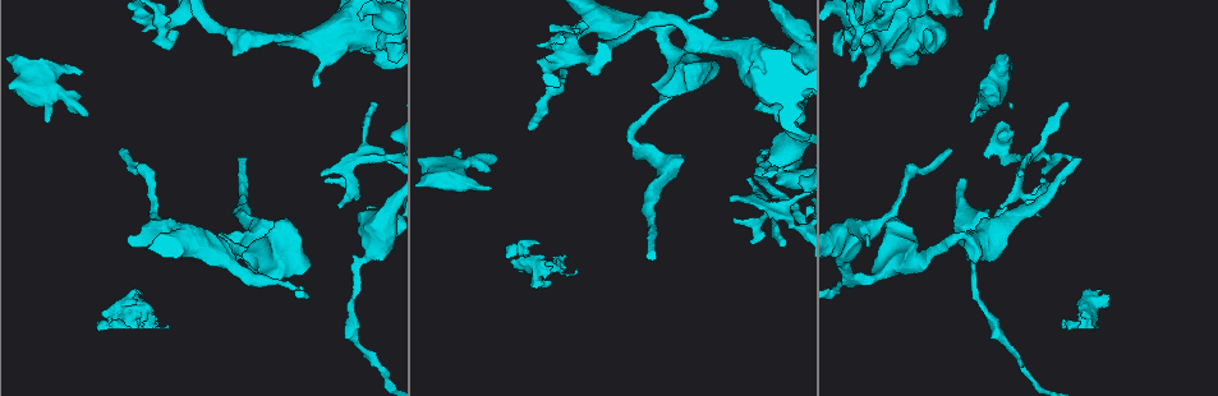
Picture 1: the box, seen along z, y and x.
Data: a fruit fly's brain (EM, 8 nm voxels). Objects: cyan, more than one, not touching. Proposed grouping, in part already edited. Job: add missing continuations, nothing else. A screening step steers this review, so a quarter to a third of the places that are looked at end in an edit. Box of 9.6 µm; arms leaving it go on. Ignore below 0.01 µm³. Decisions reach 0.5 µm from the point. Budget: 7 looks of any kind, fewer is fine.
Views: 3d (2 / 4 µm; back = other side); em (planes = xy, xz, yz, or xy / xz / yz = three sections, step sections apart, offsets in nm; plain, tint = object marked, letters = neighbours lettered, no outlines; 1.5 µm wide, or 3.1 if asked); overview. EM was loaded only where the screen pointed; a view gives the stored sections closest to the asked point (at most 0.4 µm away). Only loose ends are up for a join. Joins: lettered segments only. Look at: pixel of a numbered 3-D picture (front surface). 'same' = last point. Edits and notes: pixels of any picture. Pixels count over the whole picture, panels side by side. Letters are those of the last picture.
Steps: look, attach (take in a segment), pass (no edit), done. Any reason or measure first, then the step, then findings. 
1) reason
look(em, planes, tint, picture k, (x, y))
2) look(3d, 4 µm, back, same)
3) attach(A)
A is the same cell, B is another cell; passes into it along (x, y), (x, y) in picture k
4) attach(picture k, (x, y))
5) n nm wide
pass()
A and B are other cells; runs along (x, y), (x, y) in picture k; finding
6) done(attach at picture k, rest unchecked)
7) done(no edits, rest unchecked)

look(3d, 4 µm, picture 1, (847, 30))

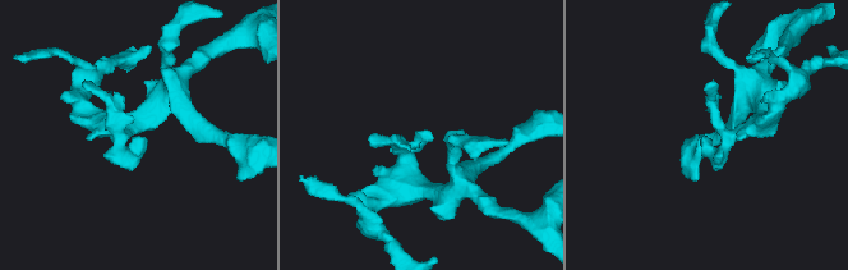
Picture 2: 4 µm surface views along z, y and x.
arms of 190, 300 nm; shape alone is not enough
look(em, xy, step 8, tint, picture 2, (431, 139))

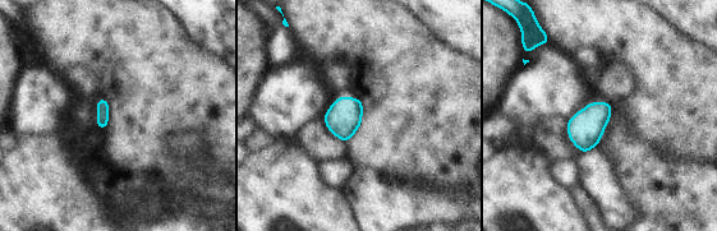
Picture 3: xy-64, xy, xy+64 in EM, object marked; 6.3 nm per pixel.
look(em, planes, letters, same)

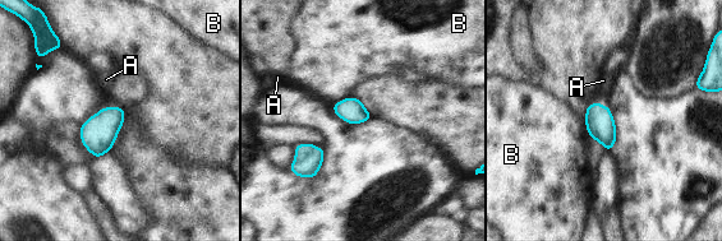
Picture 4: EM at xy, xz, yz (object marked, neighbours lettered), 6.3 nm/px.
pass()
A and B are other cells; no lettered segment goes on from it

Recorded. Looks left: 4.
free end
look(em, yz, step 8, letters, picture 1, (489, 191))

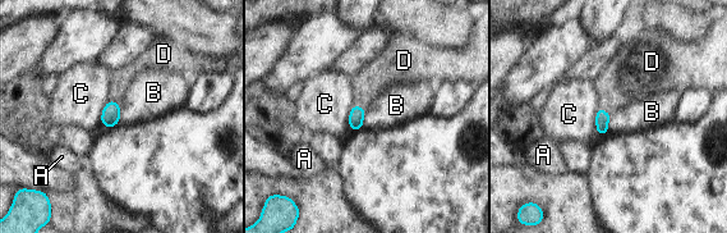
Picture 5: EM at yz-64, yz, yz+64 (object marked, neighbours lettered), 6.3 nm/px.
look(em, planes, letters, same)

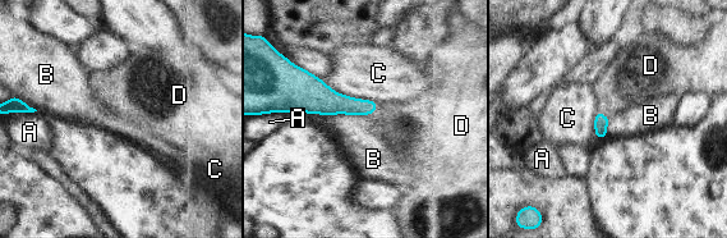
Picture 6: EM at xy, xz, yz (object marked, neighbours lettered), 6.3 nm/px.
attach(D)
D is the same cell, A, B and C are other cells; passes into it along (336, 103), (374, 110), (410, 127) in picture 6; it goes on there

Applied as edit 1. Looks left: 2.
done(attach at picture 6, rest unchecked)

